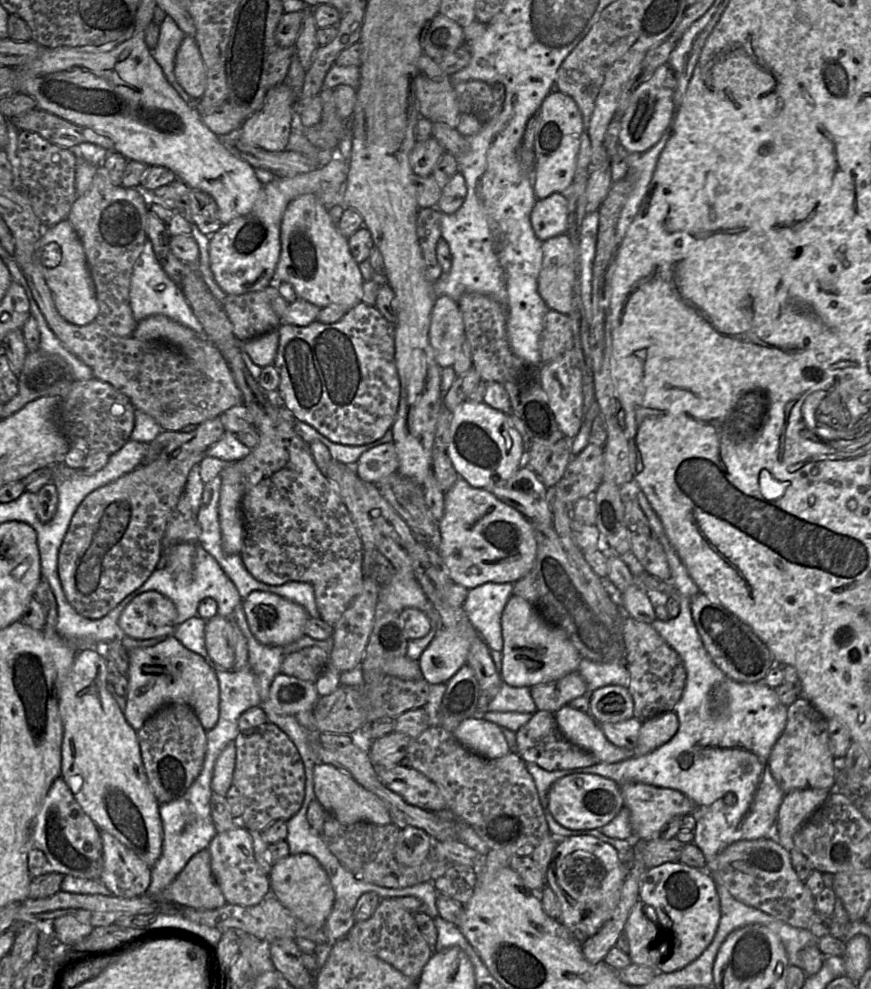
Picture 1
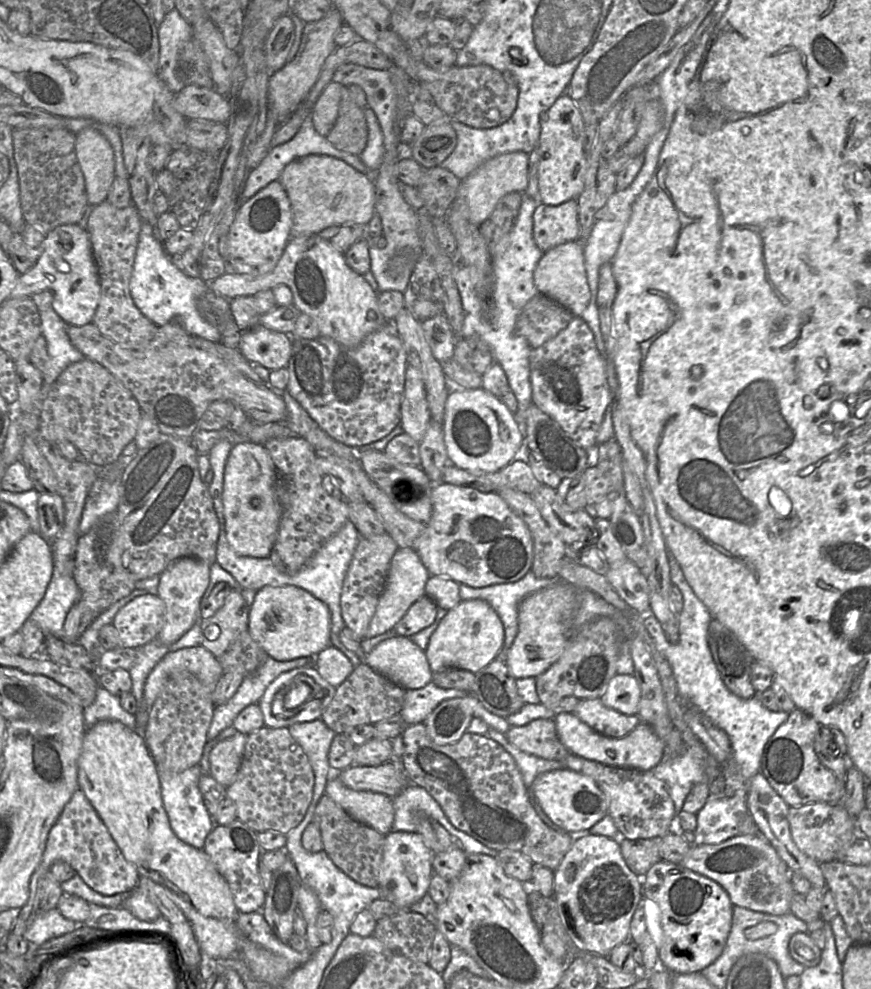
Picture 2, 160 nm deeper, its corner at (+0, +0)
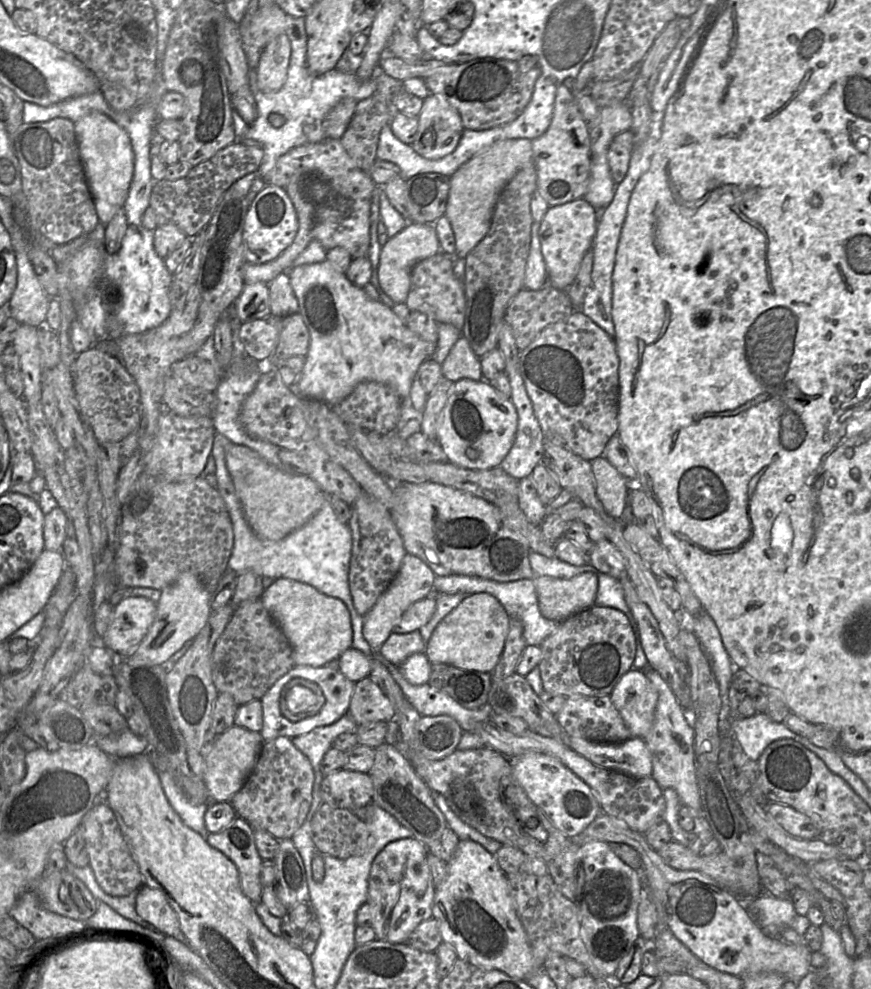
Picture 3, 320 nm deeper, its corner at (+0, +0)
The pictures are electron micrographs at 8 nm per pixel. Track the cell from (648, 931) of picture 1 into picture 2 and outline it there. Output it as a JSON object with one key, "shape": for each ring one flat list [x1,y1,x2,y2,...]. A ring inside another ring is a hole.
{"shape":[[589,834,574,840,554,871,553,897,575,951,608,958,615,946,627,940,636,943,641,952,648,947,638,928,644,905,642,880,629,869,614,839]]}

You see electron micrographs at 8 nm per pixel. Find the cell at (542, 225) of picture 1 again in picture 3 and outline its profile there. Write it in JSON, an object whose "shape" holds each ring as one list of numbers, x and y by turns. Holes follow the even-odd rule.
{"shape":[[584,198,549,206,538,230,548,285,567,293,567,288,574,282,585,253,592,250,600,213]]}

